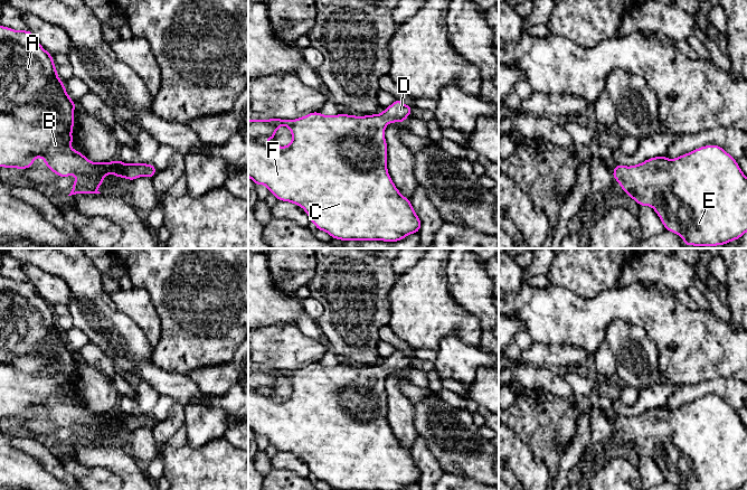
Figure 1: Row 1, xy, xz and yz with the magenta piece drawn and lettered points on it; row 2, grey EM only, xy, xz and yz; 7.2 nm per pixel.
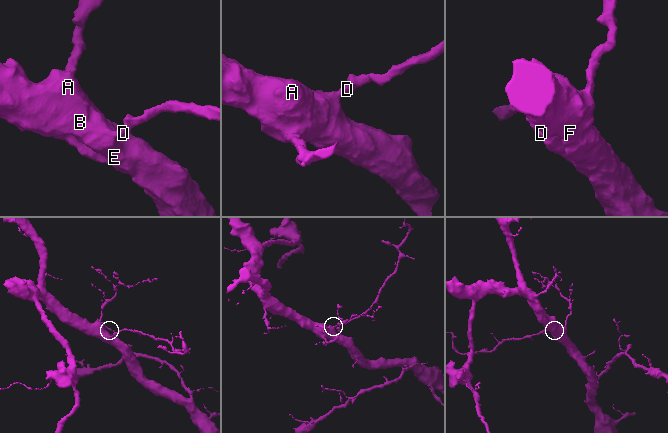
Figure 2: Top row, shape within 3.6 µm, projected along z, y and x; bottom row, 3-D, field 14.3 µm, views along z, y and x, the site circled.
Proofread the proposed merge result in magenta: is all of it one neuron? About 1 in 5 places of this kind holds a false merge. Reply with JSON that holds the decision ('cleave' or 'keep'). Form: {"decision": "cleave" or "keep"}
{"decision": "keep"}

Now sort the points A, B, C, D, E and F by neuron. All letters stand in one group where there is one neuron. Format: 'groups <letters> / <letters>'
groups A B C D E F

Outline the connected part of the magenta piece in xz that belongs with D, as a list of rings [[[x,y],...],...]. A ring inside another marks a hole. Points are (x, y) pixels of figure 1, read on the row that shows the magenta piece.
[[[395,100],[391,105],[384,110],[380,114],[371,114],[365,116],[356,116],[349,114],[323,115],[320,112],[312,112],[305,116],[295,120],[268,119],[268,120],[248,120],[248,177],[255,185],[264,185],[270,189],[270,194],[274,195],[277,200],[295,204],[304,209],[311,223],[315,225],[318,230],[327,232],[332,238],[346,241],[384,241],[398,242],[406,236],[419,233],[422,222],[416,215],[410,200],[405,198],[396,188],[393,179],[387,170],[387,142],[385,139],[385,129],[389,123],[403,123],[412,113],[413,107],[405,105],[401,101]],[[280,126],[287,126],[292,133],[292,142],[286,147],[277,143],[262,143],[261,139],[275,139],[276,130]]]

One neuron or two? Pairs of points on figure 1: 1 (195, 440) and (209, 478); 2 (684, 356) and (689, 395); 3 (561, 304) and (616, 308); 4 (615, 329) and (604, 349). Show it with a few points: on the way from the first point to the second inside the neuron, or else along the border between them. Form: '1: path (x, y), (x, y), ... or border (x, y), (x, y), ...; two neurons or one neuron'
1: border (221, 436), (200, 446), (190, 446), (187, 443); two neurons
2: border (714, 378), (682, 387); two neurons
3: path (575, 311), (599, 311), (603, 309); one neuron
4: border (605, 341), (612, 351), (616, 368); two neurons

